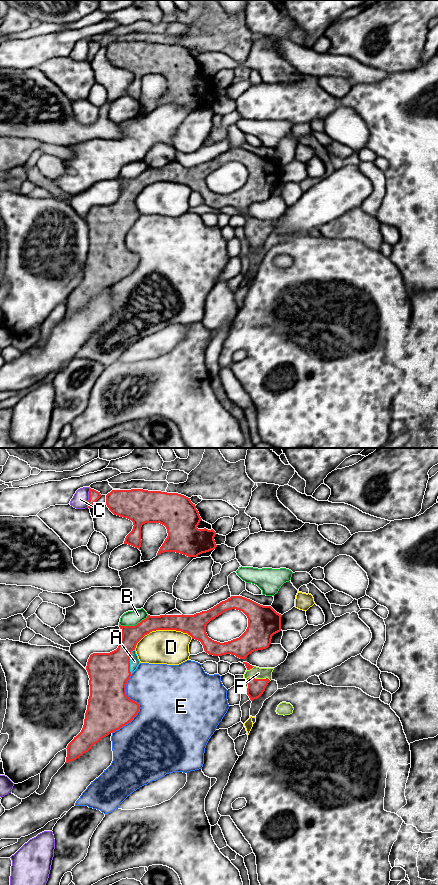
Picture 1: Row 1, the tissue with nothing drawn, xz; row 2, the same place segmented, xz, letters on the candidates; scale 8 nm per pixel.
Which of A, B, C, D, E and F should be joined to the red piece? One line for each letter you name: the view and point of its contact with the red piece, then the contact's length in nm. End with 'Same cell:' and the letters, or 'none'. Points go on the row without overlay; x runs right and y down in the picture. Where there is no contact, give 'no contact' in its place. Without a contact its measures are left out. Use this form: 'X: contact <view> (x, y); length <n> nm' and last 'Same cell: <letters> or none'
A: contact xz (129, 213); length 200 nm
F: contact xz (254, 230); length 200 nm
Same cell: A, F

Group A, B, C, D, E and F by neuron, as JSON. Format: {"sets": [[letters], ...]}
{"sets": [["A", "F"], ["B"], ["C"], ["D"], ["E"]]}

